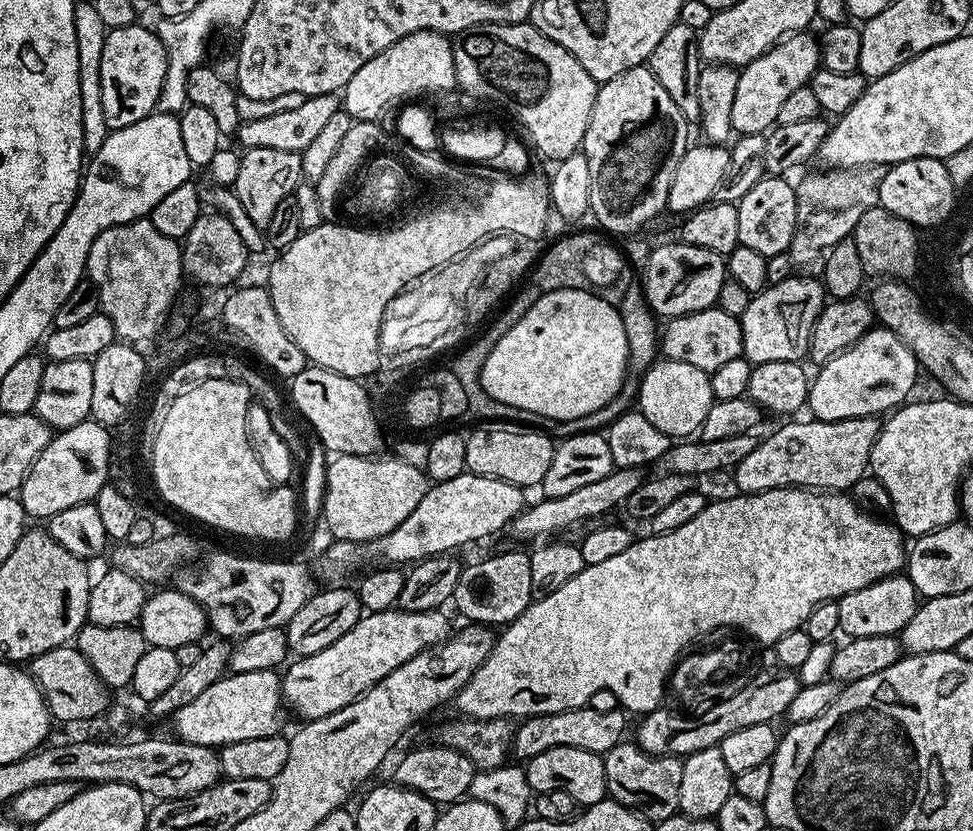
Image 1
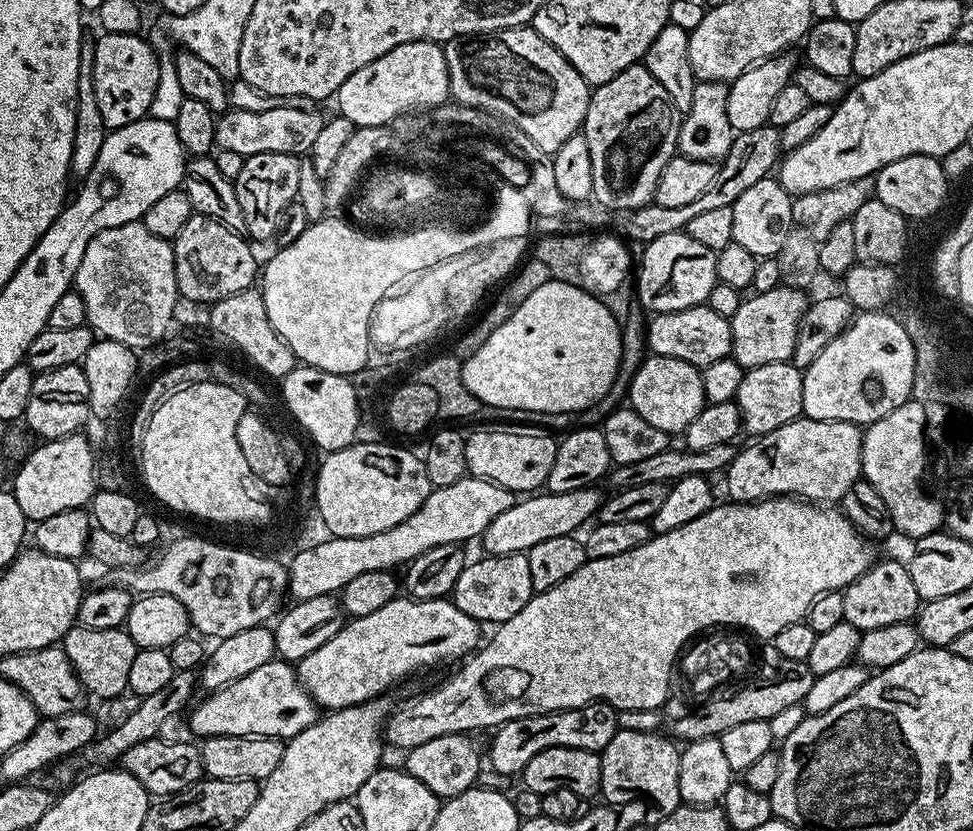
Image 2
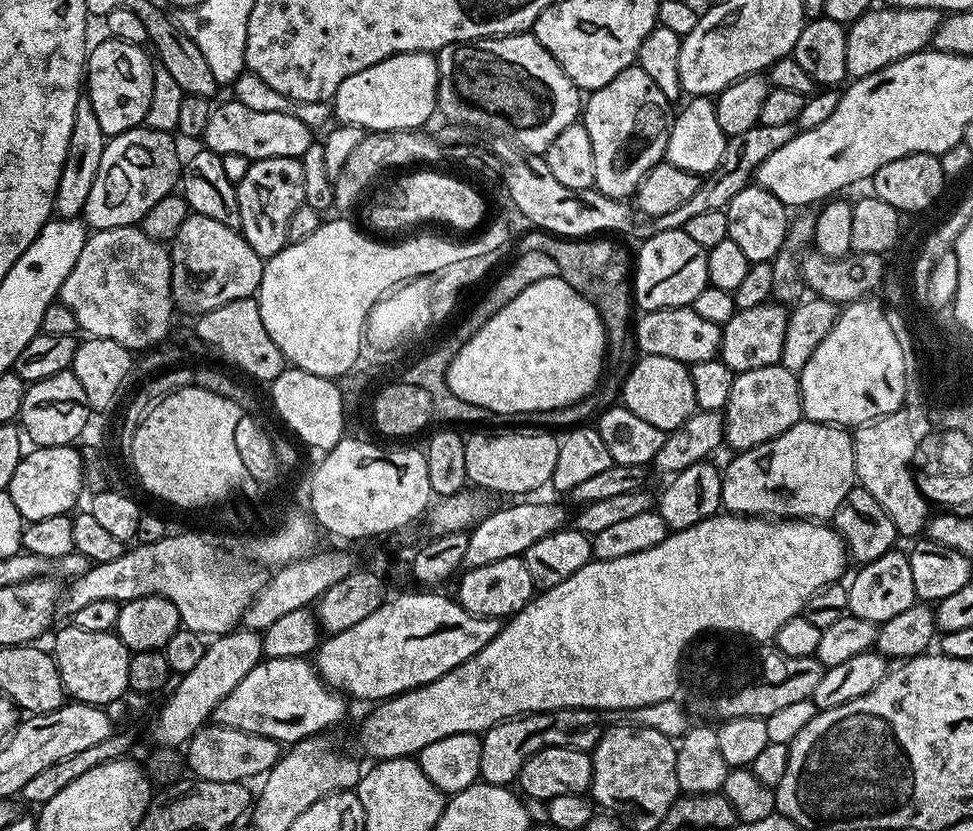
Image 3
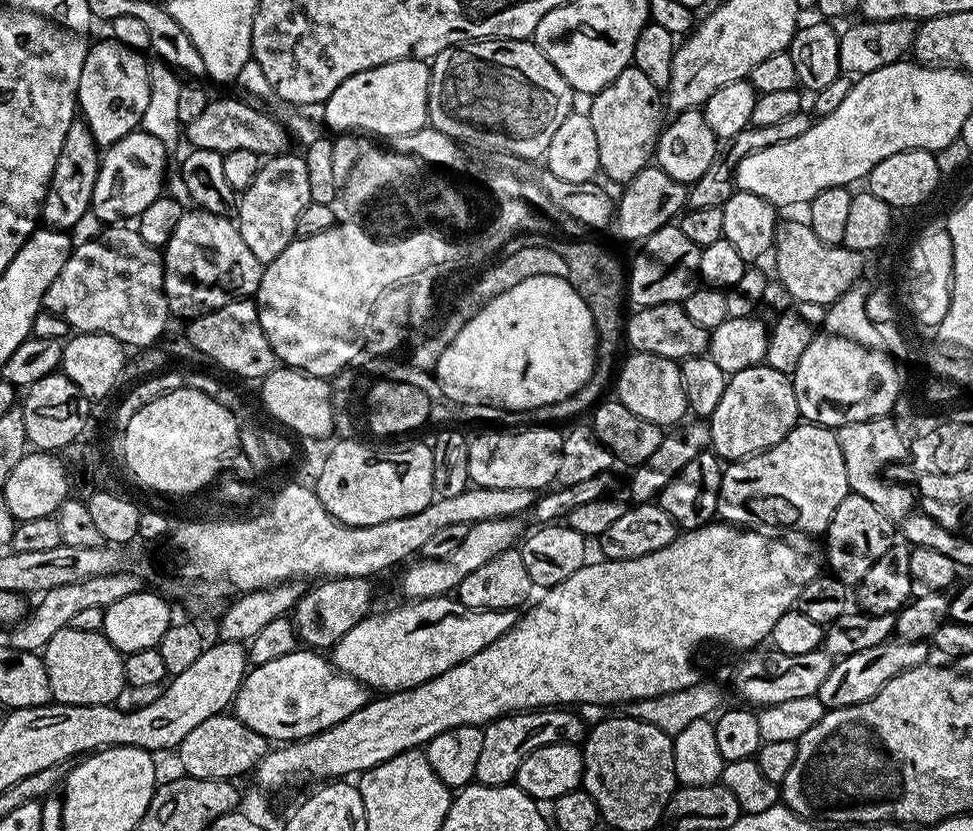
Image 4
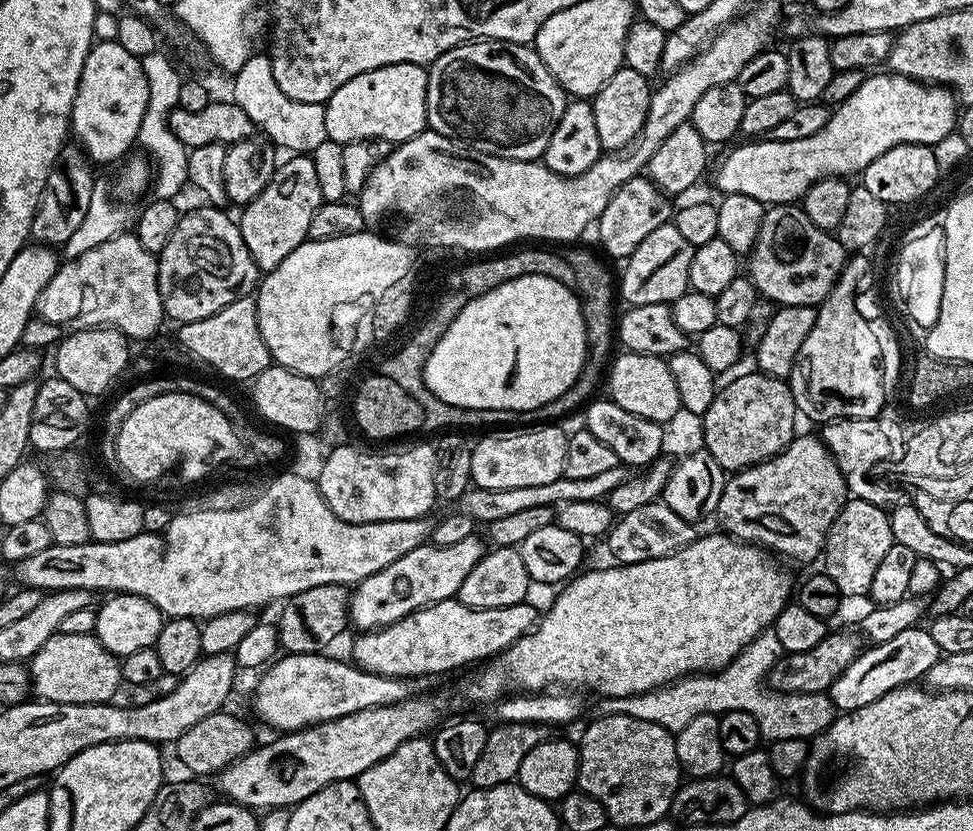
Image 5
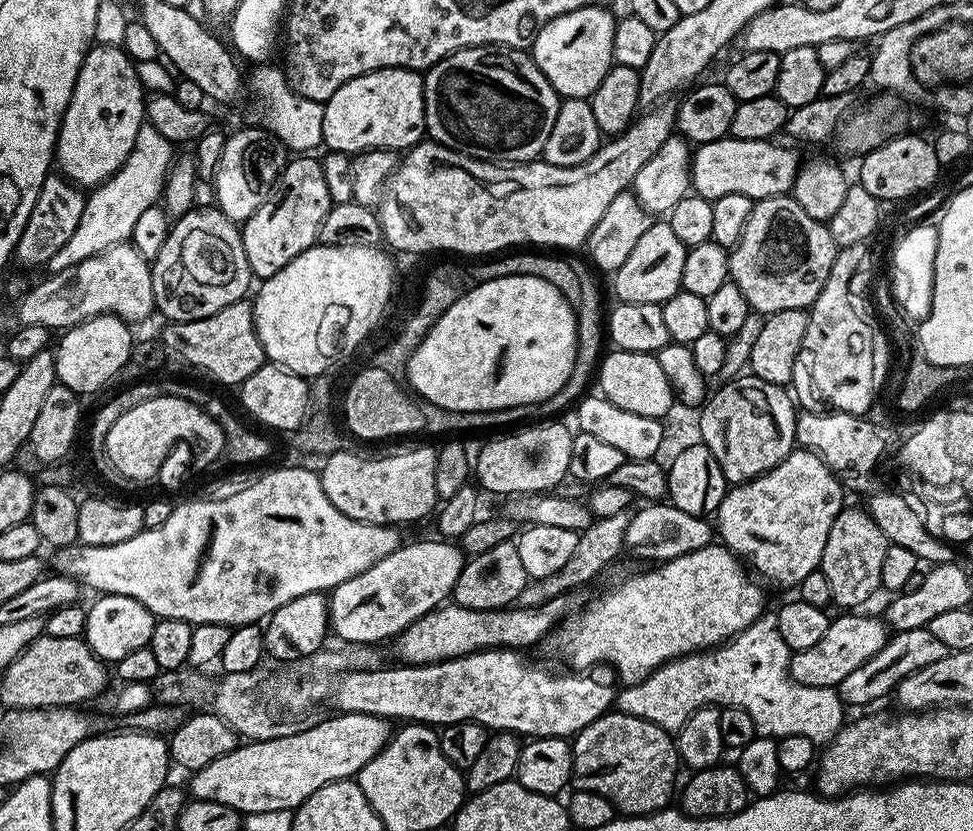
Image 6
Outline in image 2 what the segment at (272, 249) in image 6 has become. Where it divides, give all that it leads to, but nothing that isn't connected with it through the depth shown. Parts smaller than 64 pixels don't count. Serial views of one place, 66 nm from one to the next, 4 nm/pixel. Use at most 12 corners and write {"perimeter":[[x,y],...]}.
{"perimeter":[[244,157],[234,183],[253,241],[298,197],[301,157]]}

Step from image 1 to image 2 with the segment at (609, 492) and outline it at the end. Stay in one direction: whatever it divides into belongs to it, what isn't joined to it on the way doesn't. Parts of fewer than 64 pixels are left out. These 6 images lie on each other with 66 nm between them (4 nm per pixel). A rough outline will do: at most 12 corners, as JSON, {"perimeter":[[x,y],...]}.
{"perimeter":[[599,487],[517,499],[486,526],[490,556],[571,536],[600,511]]}

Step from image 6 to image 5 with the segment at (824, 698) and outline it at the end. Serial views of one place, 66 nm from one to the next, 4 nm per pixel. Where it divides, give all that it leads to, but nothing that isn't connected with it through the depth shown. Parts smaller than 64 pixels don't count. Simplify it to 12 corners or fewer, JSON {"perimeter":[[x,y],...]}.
{"perimeter":[[759,632],[718,672],[597,699],[591,715],[677,734],[698,715],[746,710],[765,741],[836,719],[823,692],[766,683],[781,655]]}

